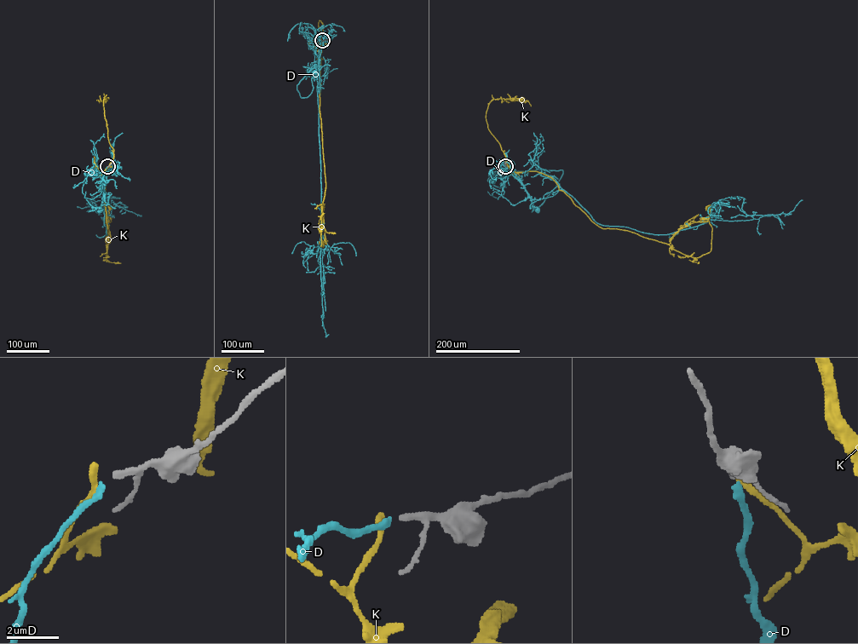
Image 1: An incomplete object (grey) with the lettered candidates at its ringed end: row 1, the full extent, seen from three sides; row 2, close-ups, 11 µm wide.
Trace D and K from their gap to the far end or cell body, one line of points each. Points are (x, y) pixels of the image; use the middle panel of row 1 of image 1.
D: (322, 40), (319, 41), (318, 65), (314, 67), (317, 72), (314, 72)
K: (322, 40), (319, 110), (325, 184), (323, 203), (324, 244)

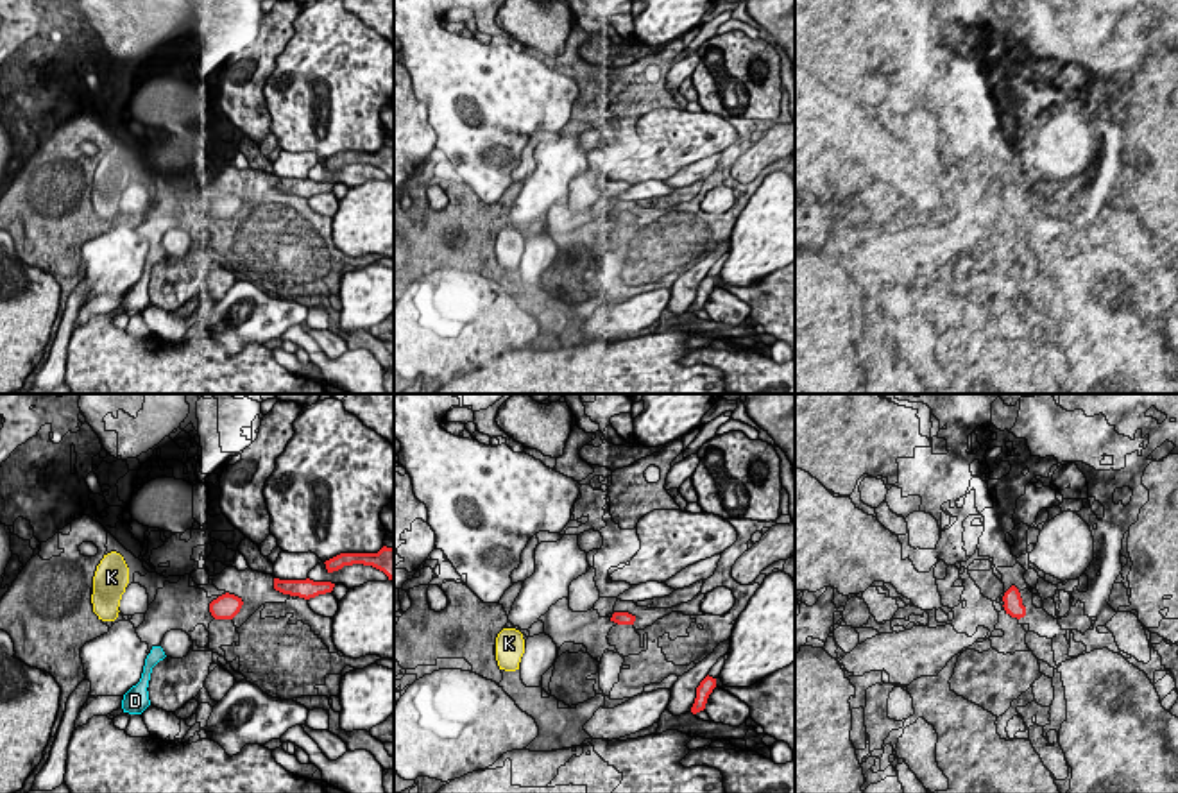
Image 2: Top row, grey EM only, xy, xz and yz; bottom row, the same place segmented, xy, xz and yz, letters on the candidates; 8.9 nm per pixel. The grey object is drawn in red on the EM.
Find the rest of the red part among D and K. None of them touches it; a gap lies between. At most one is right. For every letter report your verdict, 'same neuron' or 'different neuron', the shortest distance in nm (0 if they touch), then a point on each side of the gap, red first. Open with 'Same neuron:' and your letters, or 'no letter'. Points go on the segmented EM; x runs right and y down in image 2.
Same neuron: D
D: same neuron | 550 nm | xy (212, 614), (162, 648)
K: different neuron | 750 nm | xy (210, 604), (128, 582)

